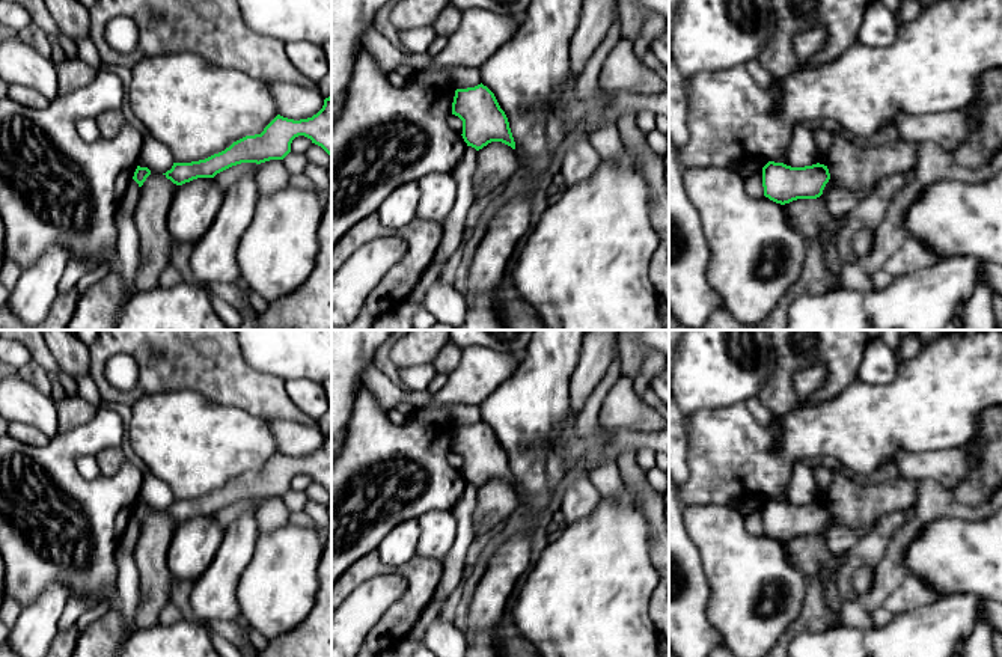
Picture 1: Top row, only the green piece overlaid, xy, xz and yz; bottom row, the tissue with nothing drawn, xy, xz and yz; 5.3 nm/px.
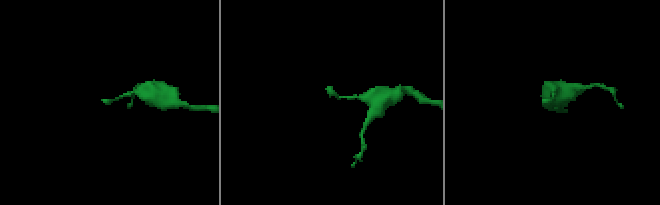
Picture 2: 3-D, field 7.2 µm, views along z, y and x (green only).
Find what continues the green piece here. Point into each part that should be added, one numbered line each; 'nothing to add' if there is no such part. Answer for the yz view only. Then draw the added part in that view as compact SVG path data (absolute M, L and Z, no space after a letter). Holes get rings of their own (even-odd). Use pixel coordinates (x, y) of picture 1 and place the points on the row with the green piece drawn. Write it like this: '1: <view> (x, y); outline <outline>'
nothing to add

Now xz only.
nothing to add

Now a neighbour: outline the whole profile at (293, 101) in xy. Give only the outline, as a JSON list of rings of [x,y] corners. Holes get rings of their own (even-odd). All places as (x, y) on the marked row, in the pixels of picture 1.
[[[267,83],[280,116],[300,121],[316,115],[324,105],[324,96],[316,87],[292,83]]]

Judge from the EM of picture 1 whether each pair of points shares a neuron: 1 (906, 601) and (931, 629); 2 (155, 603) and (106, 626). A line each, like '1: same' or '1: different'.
1: different
2: same

